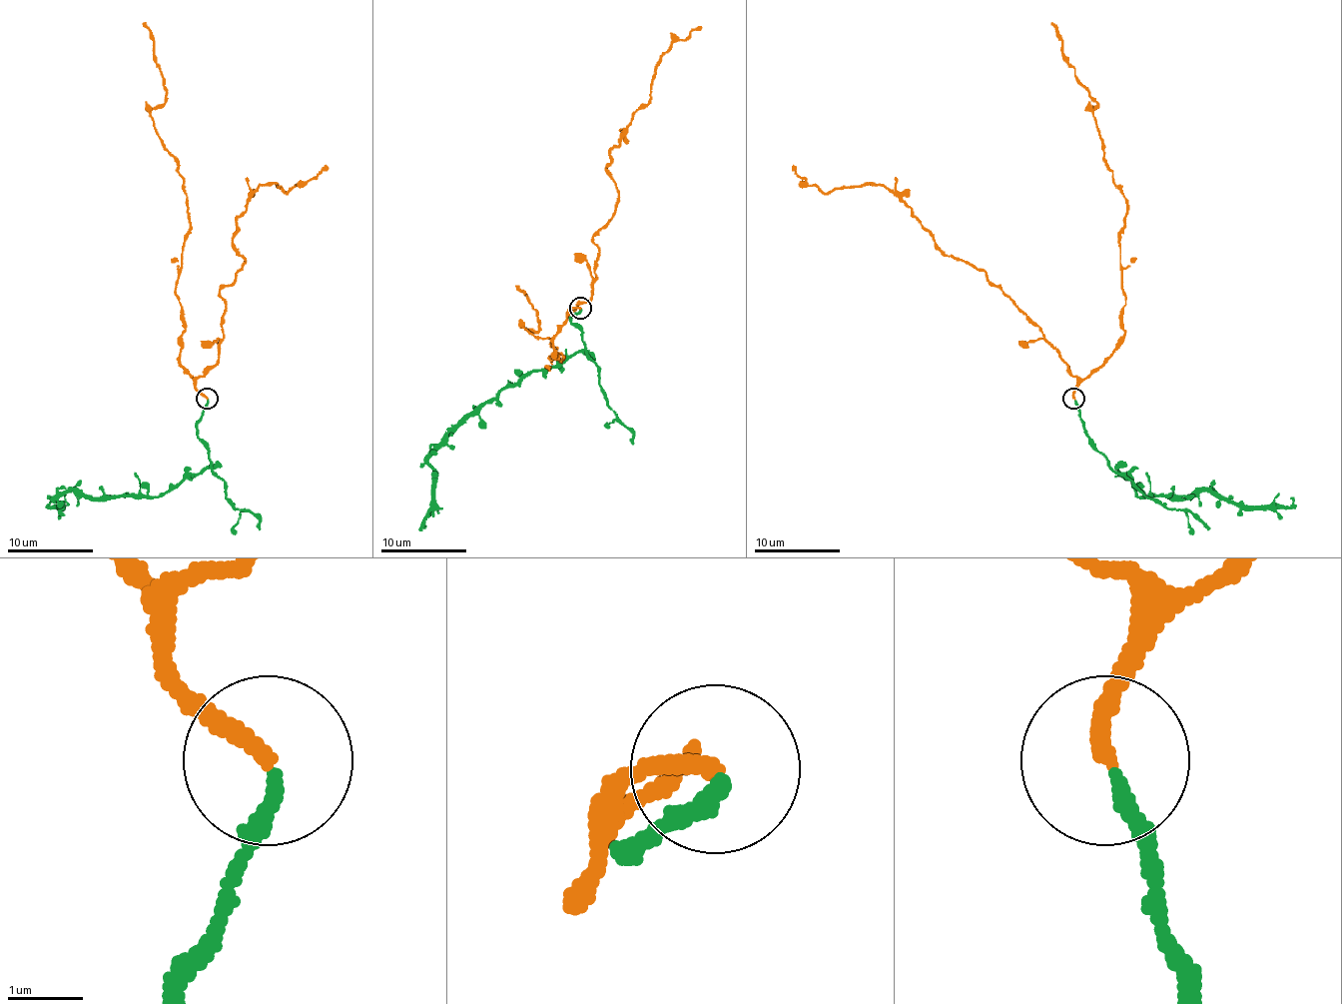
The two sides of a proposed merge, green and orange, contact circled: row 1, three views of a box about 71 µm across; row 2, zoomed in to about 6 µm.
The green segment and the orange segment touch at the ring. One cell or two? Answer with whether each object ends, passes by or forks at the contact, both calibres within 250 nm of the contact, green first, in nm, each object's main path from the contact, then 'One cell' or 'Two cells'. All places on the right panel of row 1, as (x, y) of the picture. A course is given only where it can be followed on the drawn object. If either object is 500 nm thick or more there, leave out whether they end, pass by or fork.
At the ring green ends. At the ring orange ends. Thickness 200 nm (green) against 260 nm. Course of green: (1075, 399), (1083, 434), (1140, 496), (1191, 498), (1200, 492), (1213, 492), (1245, 506), (1289, 506), (1291, 498). Course of orange: (1073, 399), (1077, 379), (1040, 328), (983, 271), (938, 246), (912, 209), (881, 185), (825, 194), (793, 166). One cell

